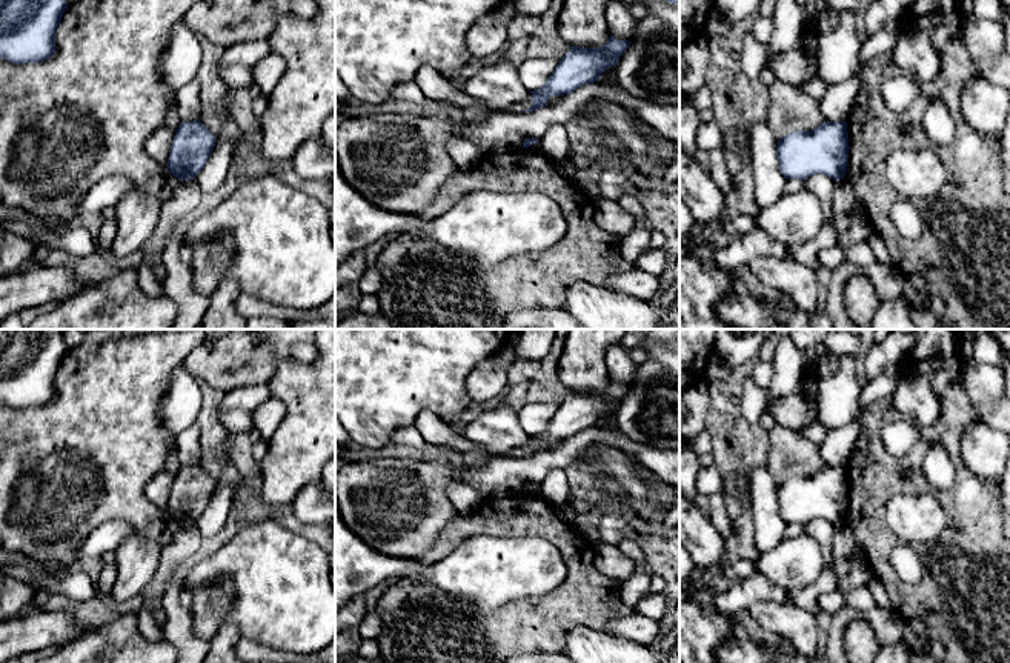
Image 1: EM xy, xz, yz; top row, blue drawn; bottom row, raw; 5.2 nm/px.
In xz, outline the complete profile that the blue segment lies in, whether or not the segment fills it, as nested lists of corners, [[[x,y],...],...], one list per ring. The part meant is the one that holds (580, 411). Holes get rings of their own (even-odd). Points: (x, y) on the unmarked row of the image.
[[[610,380],[609,386],[600,392],[570,391],[570,395],[558,406],[547,426],[532,438],[532,451],[523,457],[532,457],[549,451],[547,445],[555,440],[564,440],[578,432],[598,426],[601,418],[616,411],[630,385],[618,385]]]

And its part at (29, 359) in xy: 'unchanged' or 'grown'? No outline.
unchanged

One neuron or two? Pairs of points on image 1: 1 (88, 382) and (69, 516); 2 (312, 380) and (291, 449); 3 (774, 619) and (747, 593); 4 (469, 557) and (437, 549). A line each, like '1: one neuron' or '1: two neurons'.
1: one neuron
2: one neuron
3: two neurons
4: two neurons

